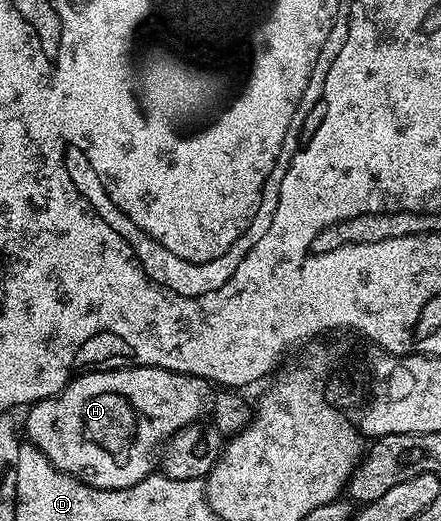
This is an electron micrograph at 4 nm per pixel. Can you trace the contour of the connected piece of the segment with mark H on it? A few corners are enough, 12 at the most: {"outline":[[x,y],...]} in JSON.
{"outline":[[156,366],[88,370],[26,411],[26,441],[95,489],[149,477],[209,410]]}

